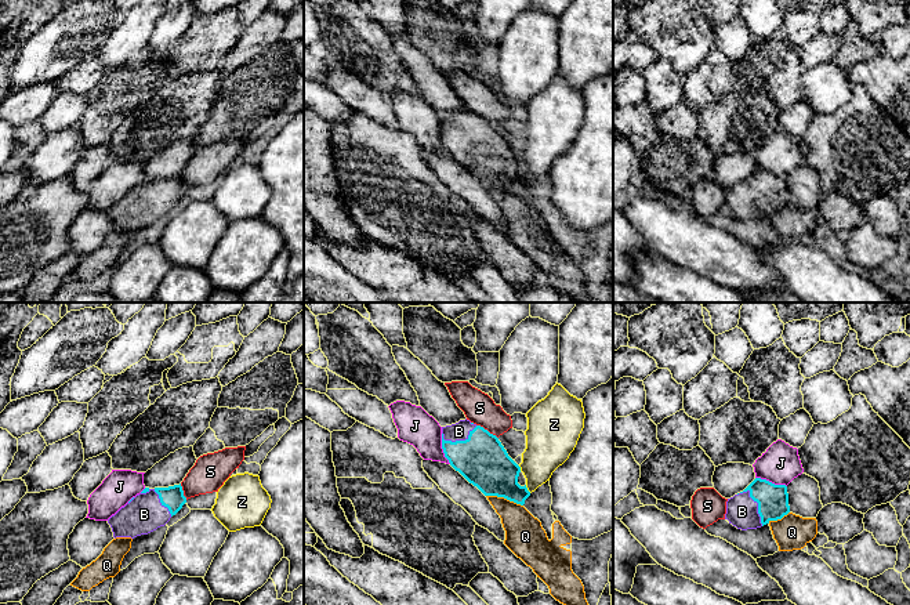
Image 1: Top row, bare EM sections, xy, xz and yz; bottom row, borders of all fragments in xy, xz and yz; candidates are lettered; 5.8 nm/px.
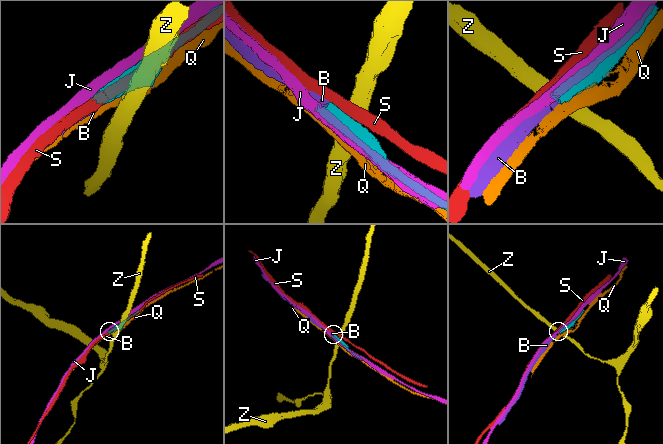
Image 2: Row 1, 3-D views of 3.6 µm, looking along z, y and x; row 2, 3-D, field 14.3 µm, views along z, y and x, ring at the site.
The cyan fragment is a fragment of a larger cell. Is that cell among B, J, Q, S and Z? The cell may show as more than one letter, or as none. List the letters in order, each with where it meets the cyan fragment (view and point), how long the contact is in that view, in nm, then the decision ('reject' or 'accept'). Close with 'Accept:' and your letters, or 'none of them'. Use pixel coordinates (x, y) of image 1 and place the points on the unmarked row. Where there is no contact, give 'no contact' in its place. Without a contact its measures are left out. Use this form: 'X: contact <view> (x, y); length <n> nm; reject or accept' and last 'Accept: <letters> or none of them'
B: contact yz (757, 192); length 240 nm; accept
J: contact yz (771, 173); length 190 nm; reject
Q: contact xz (504, 188); length 220 nm; reject
S: contact xz (486, 120); length 150 nm; reject
Z: contact xz (526, 180); length 60 nm; reject
Accept: B

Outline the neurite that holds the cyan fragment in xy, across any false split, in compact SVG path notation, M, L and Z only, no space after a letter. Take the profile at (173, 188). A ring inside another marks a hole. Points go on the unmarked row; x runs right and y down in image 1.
M181 174L145 178L108 210L113 228L137 228L164 217L186 193Z

